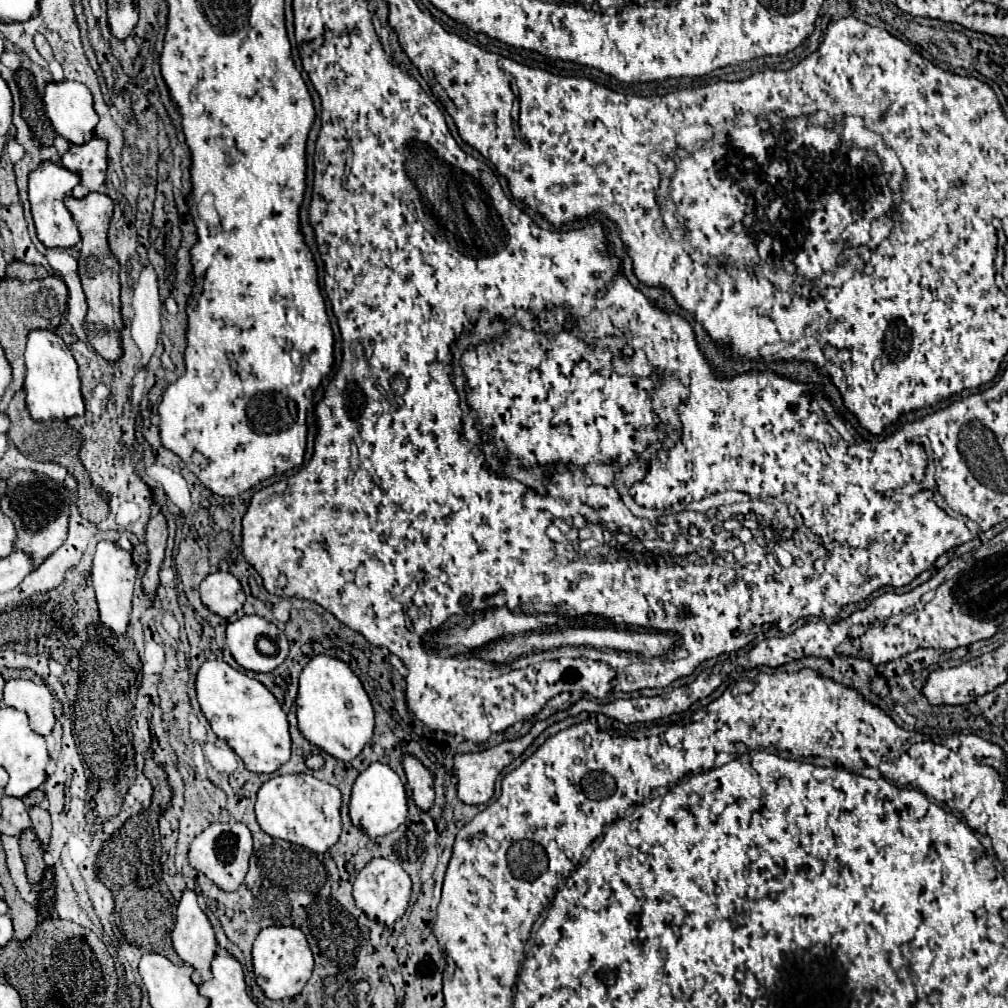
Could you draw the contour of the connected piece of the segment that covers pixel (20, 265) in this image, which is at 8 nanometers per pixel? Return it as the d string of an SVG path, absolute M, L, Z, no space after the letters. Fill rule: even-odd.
M12 260L6 266L6 276L18 278L22 282L30 282L30 280L36 280L36 278L46 278L48 270L44 266L34 266L34 264L26 264L26 262L20 262L20 260Z

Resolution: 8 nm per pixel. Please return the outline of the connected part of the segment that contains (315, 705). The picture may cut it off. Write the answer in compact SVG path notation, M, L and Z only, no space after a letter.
M314 656L300 674L300 690L296 700L300 732L320 750L338 760L350 762L370 742L374 730L374 708L350 666L334 656Z

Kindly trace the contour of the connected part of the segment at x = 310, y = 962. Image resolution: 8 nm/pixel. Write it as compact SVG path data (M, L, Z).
M270 926L264 928L252 948L252 962L254 962L254 974L256 982L262 988L262 992L272 1000L284 1000L298 996L306 982L310 980L312 968L314 968L314 956L308 946L308 940L300 928L294 926Z

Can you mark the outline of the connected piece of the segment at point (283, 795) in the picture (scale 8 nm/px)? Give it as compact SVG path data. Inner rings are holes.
M284 774L270 778L258 790L256 820L272 838L306 846L312 852L326 852L338 842L342 832L340 804L342 794L336 786L316 780L312 774Z

